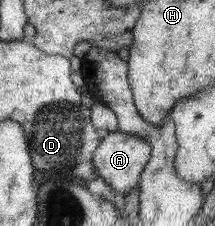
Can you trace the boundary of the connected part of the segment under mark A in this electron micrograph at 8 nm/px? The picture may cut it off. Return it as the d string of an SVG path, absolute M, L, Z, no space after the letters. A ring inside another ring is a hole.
M118 130L111 133L102 133L102 141L98 143L93 152L94 173L108 185L114 192L127 194L138 186L141 172L150 159L150 144L130 133L122 133Z

